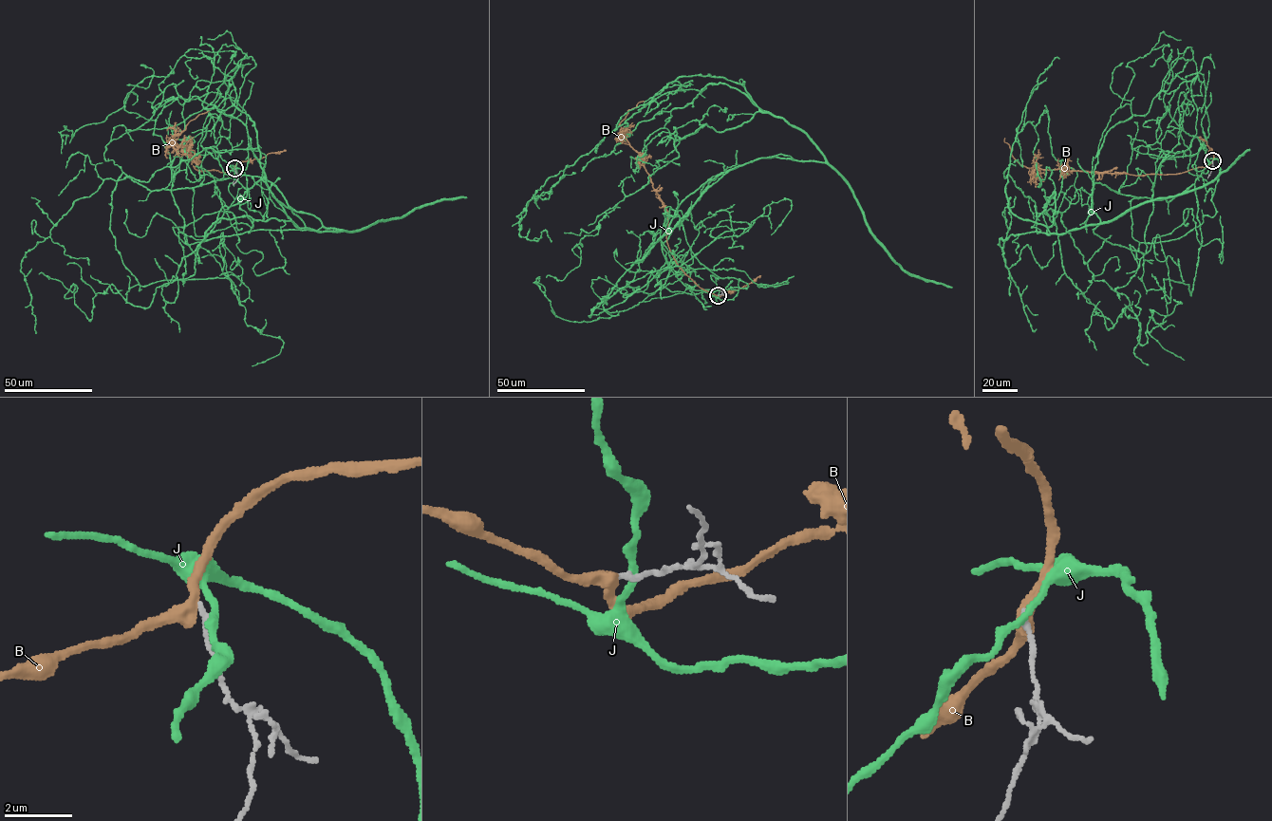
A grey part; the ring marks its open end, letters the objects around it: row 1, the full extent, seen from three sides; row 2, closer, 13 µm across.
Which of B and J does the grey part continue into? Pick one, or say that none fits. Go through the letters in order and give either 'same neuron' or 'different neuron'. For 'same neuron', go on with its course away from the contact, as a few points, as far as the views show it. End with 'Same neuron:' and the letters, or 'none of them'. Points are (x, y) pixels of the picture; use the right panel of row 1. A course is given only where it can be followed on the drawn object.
B: different neuron
J: different neuron
Same neuron: none of them

